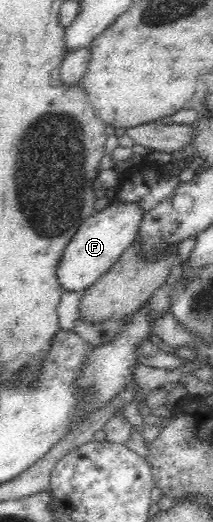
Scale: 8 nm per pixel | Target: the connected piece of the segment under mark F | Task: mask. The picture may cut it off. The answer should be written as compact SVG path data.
M113 200L106 208L88 216L64 248L56 266L56 275L64 292L82 292L108 272L122 253L134 243L144 214L138 203Z

